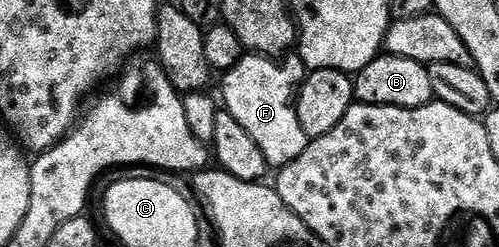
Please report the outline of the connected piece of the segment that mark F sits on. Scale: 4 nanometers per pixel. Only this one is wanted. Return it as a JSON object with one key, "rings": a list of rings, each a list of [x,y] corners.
{"rings":[[[247,53],[242,61],[222,76],[222,106],[244,127],[245,133],[257,141],[261,153],[265,153],[268,168],[289,165],[305,153],[309,140],[305,129],[301,129],[301,121],[297,121],[295,97],[308,74],[309,69],[297,53],[286,57]]]}

